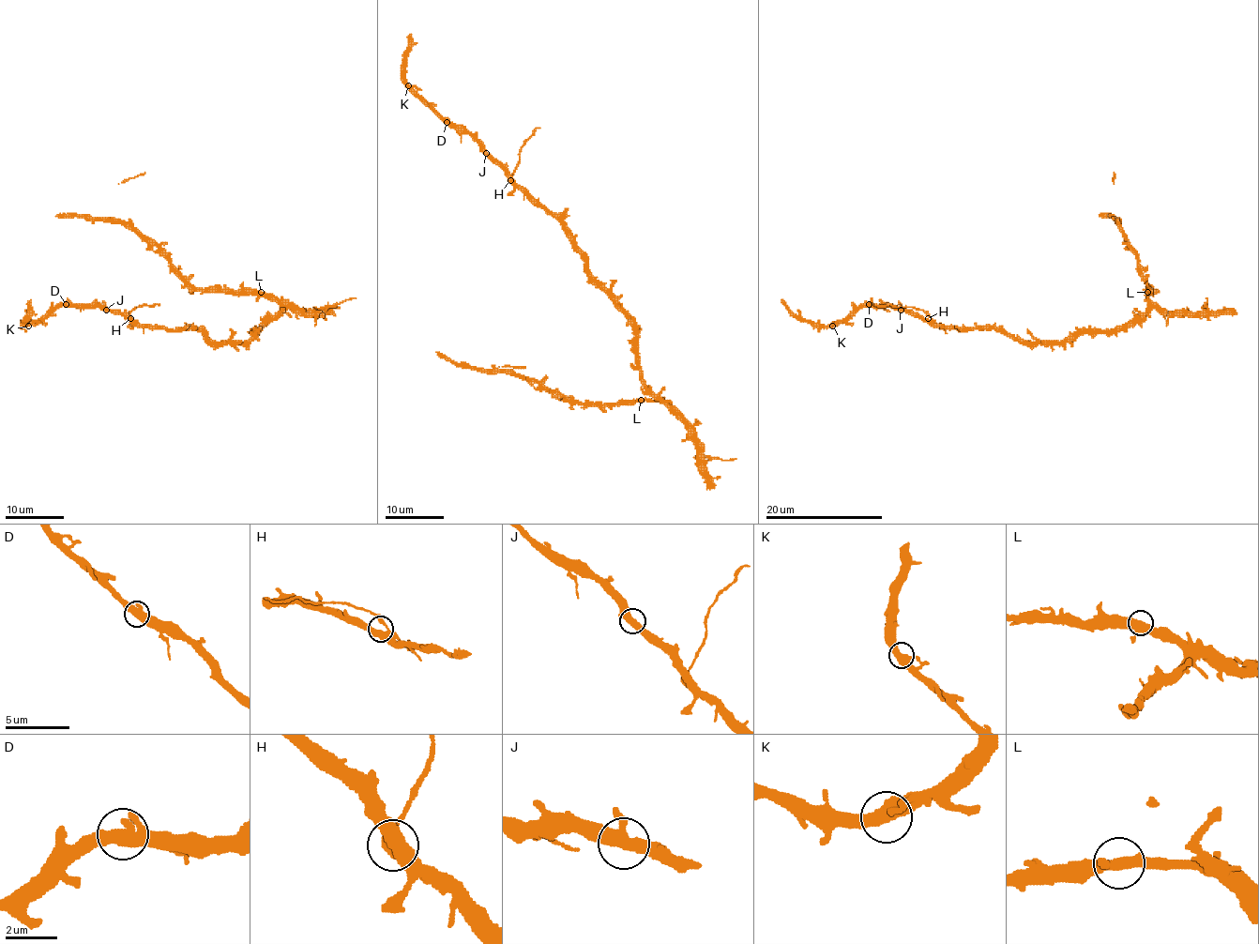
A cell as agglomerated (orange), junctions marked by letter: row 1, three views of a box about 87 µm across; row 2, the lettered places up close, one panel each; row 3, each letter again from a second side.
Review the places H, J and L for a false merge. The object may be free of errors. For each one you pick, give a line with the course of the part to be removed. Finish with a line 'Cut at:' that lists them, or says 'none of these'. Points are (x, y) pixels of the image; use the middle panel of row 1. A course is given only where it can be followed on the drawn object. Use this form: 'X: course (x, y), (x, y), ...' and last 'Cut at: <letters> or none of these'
Cut at: none of these

